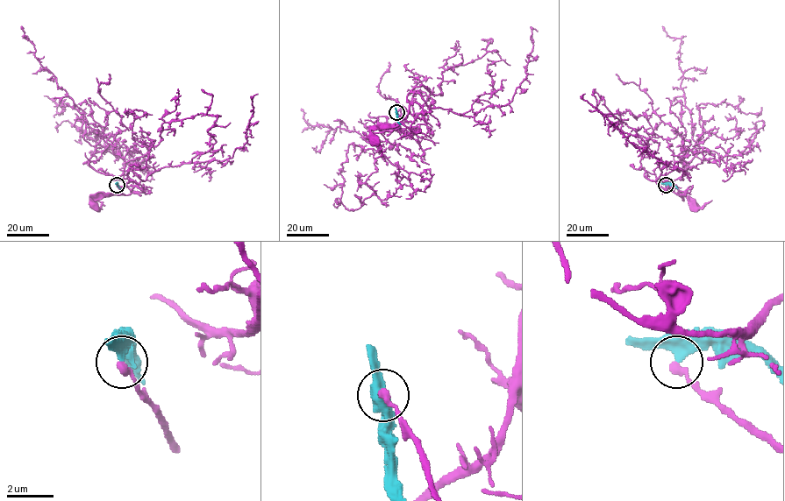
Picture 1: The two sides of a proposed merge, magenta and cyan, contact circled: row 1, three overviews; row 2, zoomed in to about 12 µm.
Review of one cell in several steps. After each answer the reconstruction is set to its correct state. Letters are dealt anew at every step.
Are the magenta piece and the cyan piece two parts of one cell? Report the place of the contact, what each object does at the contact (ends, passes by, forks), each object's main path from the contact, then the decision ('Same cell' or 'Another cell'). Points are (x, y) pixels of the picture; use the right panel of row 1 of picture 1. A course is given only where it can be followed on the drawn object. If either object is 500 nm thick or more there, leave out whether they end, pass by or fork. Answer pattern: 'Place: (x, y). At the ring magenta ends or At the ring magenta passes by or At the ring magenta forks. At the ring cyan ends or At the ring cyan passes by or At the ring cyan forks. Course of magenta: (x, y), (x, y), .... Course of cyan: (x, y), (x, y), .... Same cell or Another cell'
Place: (666, 185). At the ring magenta ends. At the ring cyan ends. Course of magenta: (666, 185), (682, 198), (685, 196), (691, 204). Course of cyan: (666, 185), (673, 185), (677, 188). Another cell

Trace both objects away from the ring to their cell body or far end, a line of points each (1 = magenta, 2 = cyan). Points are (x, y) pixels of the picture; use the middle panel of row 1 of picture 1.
1: (396, 112), (401, 123), (387, 129), (370, 130), (373, 137)
2: (396, 112), (400, 123)

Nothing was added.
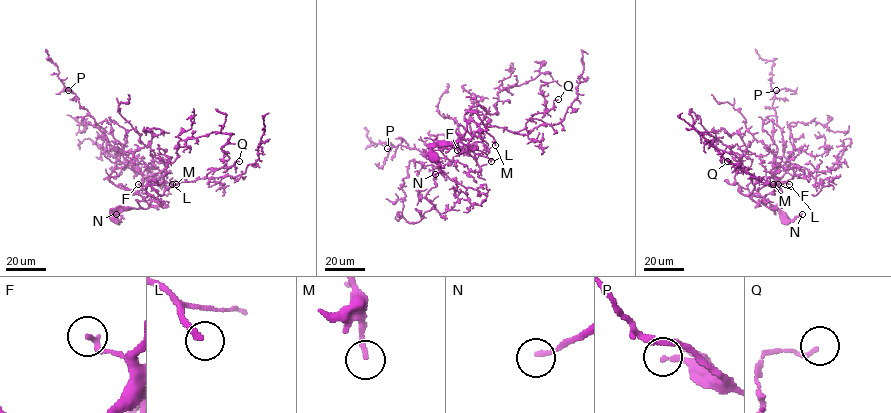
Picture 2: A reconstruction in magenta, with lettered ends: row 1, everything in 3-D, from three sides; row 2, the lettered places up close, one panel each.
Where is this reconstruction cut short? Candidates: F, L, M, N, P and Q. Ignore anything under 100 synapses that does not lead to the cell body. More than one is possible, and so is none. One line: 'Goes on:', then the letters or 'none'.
Goes on: L, M

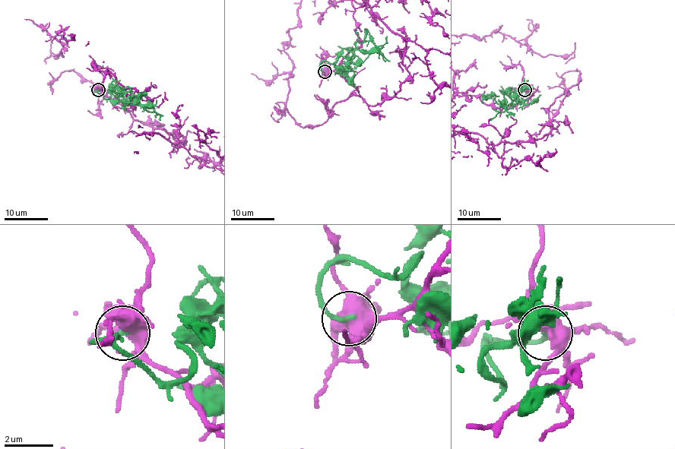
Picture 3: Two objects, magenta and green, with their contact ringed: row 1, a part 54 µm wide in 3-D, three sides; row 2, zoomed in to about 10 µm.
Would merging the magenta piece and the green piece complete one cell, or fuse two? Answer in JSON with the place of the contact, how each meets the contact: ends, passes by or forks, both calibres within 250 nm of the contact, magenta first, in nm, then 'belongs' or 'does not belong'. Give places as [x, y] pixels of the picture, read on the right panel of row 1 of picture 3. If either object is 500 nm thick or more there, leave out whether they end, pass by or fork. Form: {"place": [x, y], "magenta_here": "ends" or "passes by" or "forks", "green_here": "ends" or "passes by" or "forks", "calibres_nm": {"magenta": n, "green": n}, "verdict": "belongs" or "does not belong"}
{"place": [524, 90], "calibres_nm": {"magenta": 550, "green": 200}, "verdict": "does not belong"}

